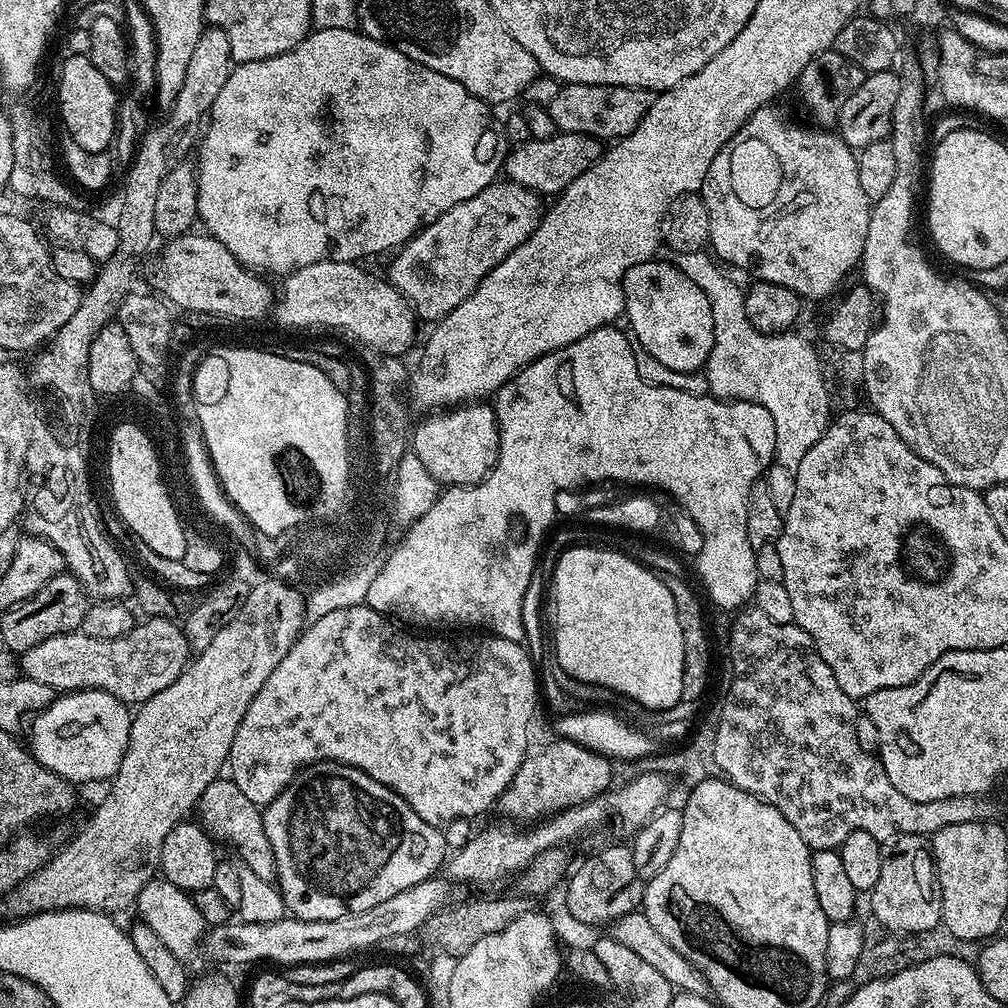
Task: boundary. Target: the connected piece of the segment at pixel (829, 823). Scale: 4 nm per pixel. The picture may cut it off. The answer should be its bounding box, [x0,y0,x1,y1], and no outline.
[715,606,1000,850]

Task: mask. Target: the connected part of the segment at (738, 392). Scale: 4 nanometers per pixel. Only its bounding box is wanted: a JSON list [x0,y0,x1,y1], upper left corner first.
[674,251,830,470]

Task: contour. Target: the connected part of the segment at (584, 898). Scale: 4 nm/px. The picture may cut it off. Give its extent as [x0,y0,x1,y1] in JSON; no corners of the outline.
[567,844,645,925]

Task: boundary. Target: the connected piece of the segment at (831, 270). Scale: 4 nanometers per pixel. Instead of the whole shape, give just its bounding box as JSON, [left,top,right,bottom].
[702,106,872,298]

